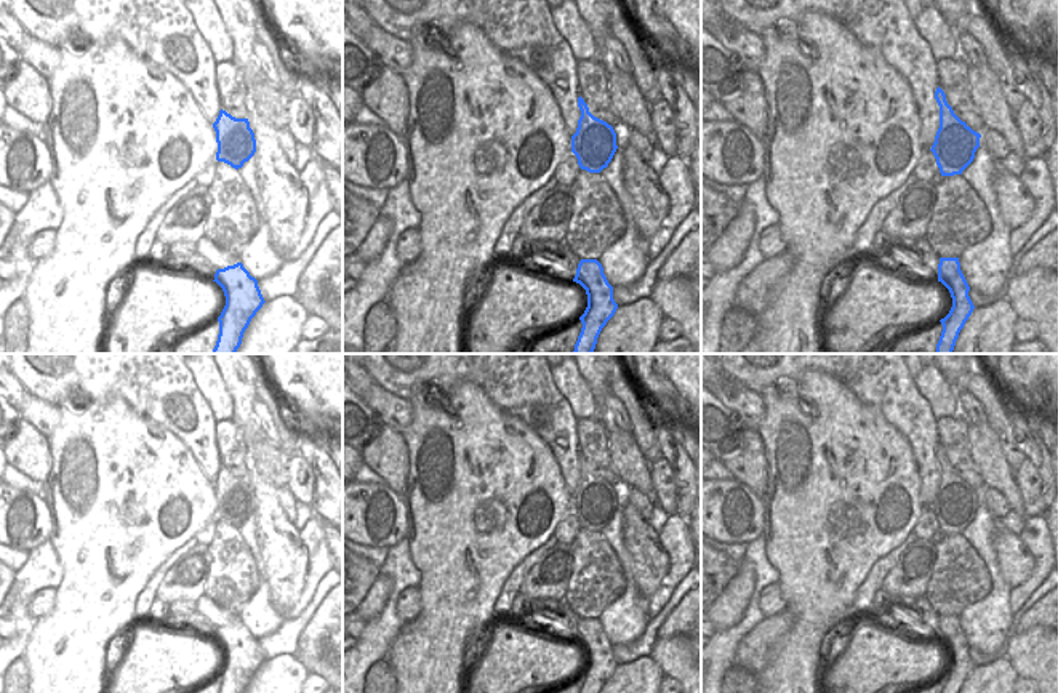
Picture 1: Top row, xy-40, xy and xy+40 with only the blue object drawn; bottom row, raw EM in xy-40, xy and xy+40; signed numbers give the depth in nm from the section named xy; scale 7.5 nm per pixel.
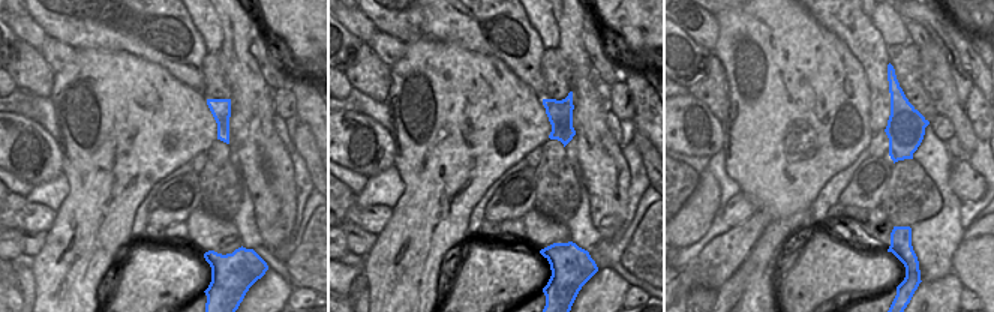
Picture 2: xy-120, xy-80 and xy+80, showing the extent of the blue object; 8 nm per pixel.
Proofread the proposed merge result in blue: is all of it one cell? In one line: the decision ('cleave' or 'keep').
cleave

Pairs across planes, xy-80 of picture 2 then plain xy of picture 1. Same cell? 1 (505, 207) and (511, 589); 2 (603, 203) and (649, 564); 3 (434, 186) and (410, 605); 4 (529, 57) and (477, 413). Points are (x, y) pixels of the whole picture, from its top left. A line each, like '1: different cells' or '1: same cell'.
1: different cells
2: same cell
3: different cells
4: different cells

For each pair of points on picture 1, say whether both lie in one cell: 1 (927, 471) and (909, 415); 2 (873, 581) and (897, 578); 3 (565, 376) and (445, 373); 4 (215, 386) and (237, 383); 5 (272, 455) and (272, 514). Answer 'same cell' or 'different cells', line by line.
1: same cell
2: different cells
3: different cells
4: different cells
5: different cells

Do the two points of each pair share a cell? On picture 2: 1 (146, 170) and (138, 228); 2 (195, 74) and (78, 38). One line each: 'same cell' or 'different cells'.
1: different cells
2: same cell

